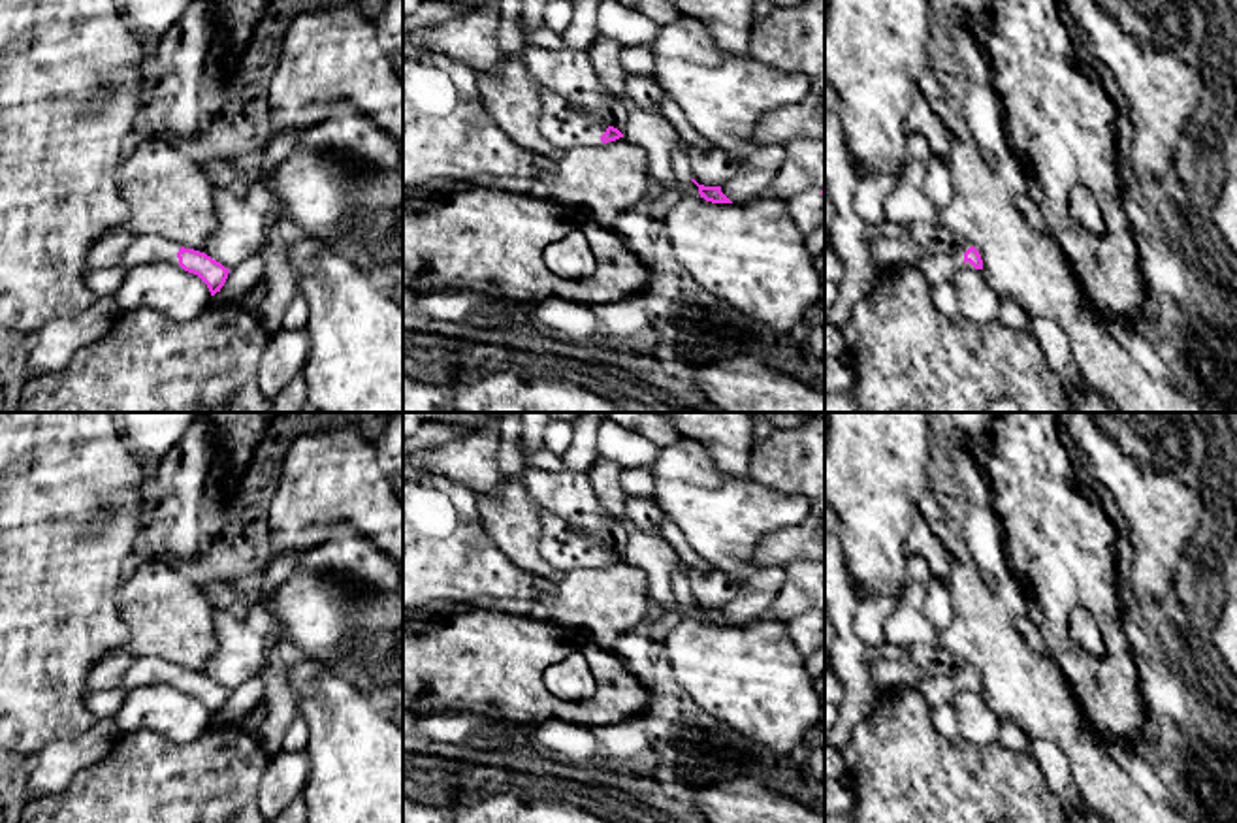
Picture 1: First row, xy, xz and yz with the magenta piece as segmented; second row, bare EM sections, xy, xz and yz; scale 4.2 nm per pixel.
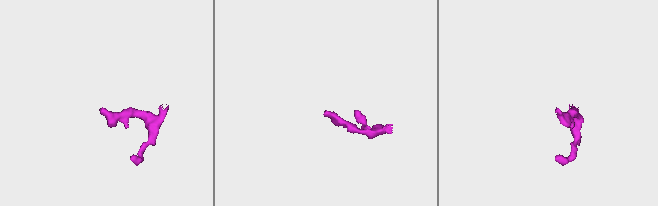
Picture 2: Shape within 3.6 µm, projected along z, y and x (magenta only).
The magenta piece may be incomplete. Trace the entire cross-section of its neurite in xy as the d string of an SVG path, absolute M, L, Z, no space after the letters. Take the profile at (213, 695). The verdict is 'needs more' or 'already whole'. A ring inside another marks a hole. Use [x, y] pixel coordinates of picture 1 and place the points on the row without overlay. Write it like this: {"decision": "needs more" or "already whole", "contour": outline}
{"decision": "needs more", "contour": "M160 657L134 659L122 676L119 689L130 693L137 687L156 684L181 687L185 693L198 697L207 706L211 718L220 714L230 695L230 691L226 691L220 684L213 682L205 674L179 669Z"}

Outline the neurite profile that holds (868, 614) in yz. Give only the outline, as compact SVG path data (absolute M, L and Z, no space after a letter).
M864 595L853 599L851 629L864 646L887 644L883 635L885 620L896 608L896 595Z

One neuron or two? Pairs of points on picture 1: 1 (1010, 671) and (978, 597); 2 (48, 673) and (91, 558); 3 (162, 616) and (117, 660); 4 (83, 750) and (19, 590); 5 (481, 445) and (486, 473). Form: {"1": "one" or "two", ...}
{"1": "one", "2": "one", "3": "one", "4": "two", "5": "one"}

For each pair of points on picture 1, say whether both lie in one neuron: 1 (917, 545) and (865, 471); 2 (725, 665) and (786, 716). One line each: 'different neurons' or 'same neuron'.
1: different neurons
2: same neuron

